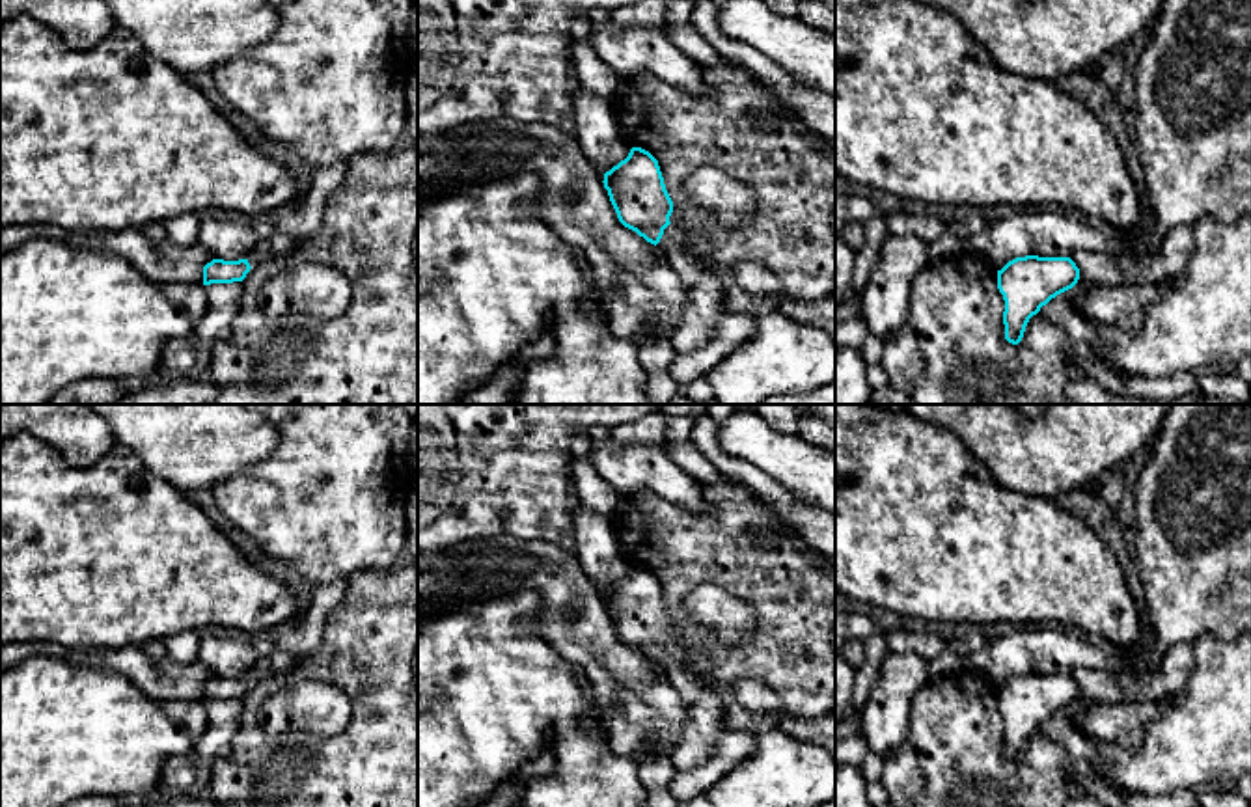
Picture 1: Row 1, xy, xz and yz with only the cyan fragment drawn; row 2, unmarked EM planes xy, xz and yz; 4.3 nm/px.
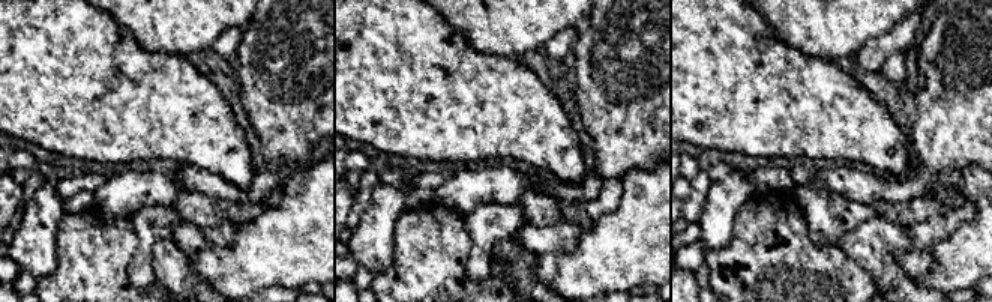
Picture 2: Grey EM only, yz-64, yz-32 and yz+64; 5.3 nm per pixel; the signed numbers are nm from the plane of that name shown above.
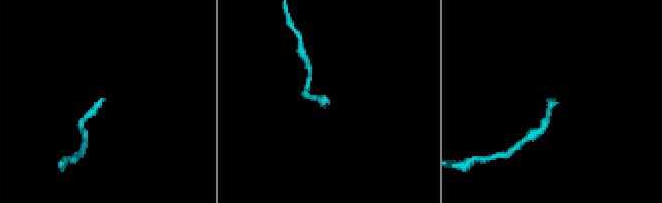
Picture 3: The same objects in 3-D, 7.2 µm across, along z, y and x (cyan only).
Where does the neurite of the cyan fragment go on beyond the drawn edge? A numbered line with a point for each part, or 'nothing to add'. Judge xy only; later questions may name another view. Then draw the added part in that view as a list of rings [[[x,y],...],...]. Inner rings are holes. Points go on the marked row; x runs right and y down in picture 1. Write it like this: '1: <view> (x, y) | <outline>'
1: xy (278, 245) | [[[274,233],[270,239],[261,242],[248,257],[250,267],[257,267],[268,259],[278,259],[291,253],[298,246],[300,239],[285,233]]]

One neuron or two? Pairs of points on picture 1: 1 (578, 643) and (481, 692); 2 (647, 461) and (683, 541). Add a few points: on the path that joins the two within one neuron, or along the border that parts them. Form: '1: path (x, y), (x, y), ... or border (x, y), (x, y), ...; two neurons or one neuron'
1: border (537, 614), (532, 627), (577, 668); two neurons
2: border (623, 494), (655, 492), (694, 511), (707, 509); two neurons

